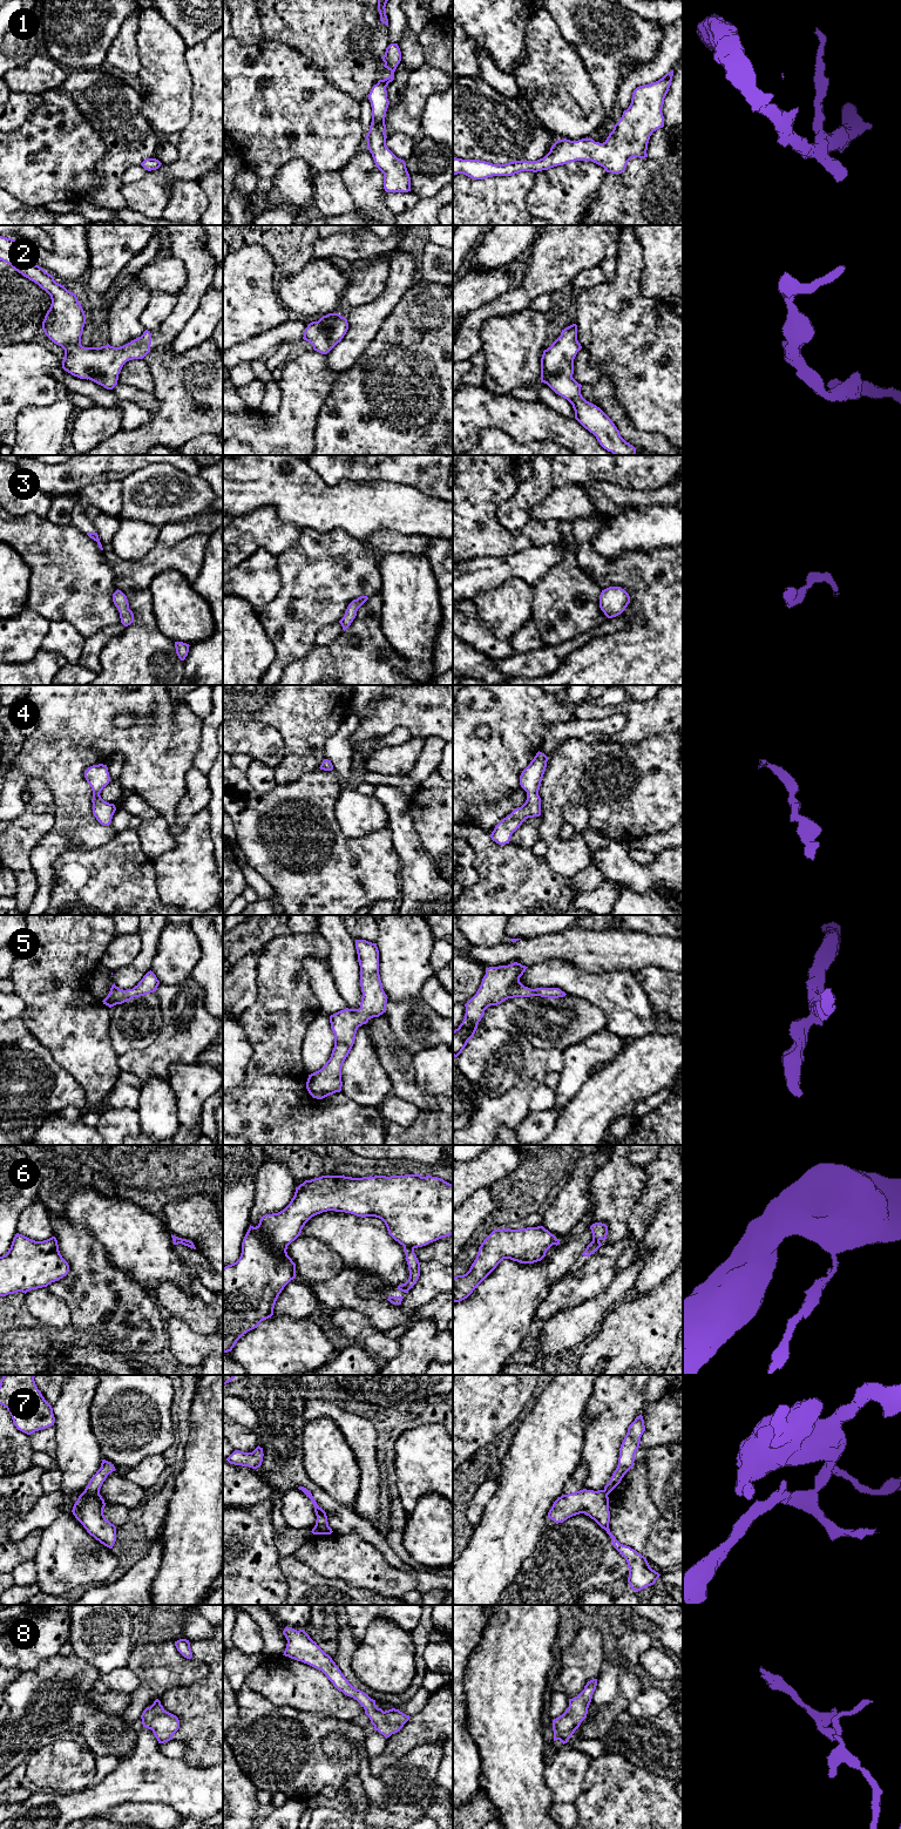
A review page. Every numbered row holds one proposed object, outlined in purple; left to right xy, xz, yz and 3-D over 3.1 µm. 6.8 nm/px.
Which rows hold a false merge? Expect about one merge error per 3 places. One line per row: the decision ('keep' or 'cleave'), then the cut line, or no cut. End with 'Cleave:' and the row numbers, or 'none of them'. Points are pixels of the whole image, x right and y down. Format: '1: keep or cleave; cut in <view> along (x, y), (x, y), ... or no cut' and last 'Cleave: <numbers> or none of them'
1: keep; no cut
2: keep; no cut
3: keep; no cut
4: keep; no cut
5: keep; no cut
6: cleave; cut in xz along (404, 1246), (413, 1248)
7: cleave; cut in xy along (85, 1490), (99, 1492)
8: keep; no cut
Cleave: 6, 7

